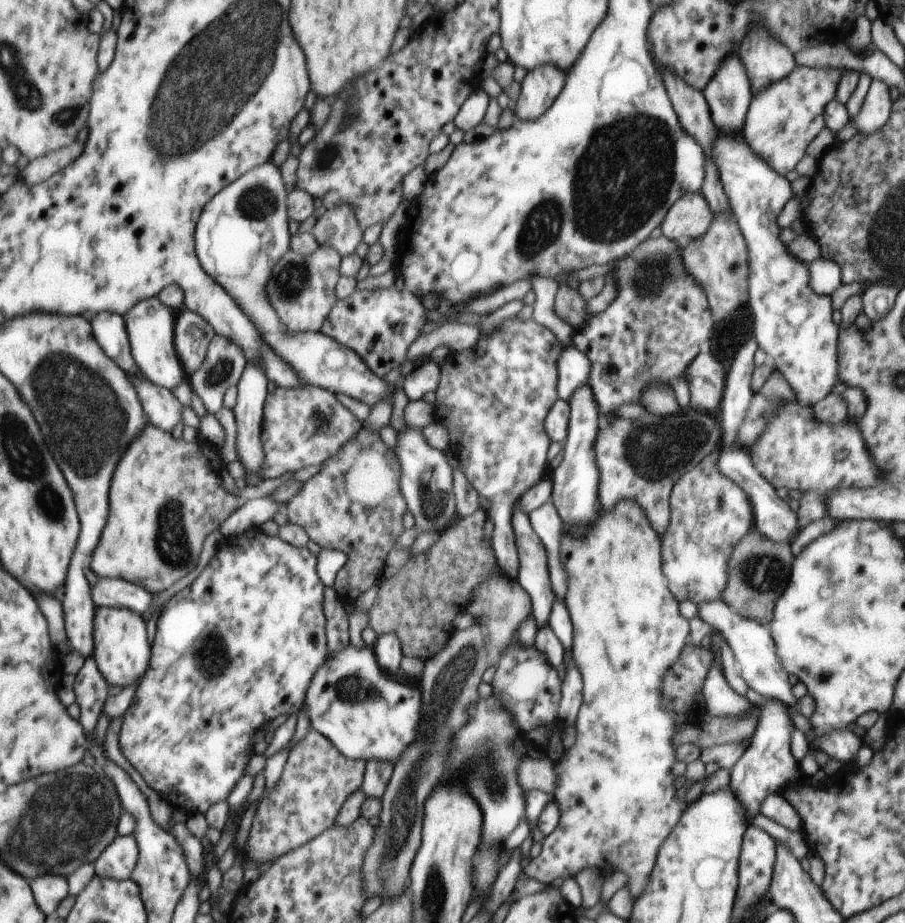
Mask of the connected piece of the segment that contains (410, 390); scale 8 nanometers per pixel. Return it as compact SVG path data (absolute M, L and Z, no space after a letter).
M432 361L413 368L403 378L403 392L407 401L419 400L426 392L434 392L437 387L439 368Z

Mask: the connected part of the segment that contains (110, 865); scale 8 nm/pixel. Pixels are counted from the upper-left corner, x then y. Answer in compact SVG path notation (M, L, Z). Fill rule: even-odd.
M134 834L125 837L118 835L95 863L95 874L119 881L130 880L139 859L140 849Z

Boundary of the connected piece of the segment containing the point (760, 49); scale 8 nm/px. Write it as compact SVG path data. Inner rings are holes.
M753 26L742 37L736 54L745 66L751 90L759 90L773 80L783 79L795 67L790 50L759 26Z

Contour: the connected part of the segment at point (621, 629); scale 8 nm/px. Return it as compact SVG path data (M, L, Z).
M634 501L621 502L615 504L609 512L601 514L601 528L593 528L583 540L571 538L565 528L561 534L561 560L567 572L567 590L564 597L564 606L567 610L572 625L572 646L570 654L573 663L583 680L583 704L579 708L575 726L575 742L566 750L563 748L562 756L558 761L553 762L556 779L554 792L552 793L553 802L557 803L560 813L557 827L542 840L541 852L537 858L529 859L529 863L522 868L522 874L529 880L541 882L549 886L555 878L575 877L581 867L606 867L611 868L613 872L619 872L626 875L626 887L629 896L635 902L643 893L647 885L649 874L653 869L655 858L659 846L671 832L671 828L677 824L681 814L690 806L691 802L684 802L675 798L675 788L673 788L673 776L669 774L671 764L675 762L675 748L671 744L673 736L673 726L675 726L675 716L669 712L669 709L663 708L664 694L661 690L661 682L664 682L664 675L674 666L674 663L680 658L682 651L687 645L687 636L689 636L689 624L685 618L681 618L680 612L677 612L676 598L673 598L668 589L668 582L662 572L661 545L657 534L648 524L648 518L645 517L643 510L638 508Z

